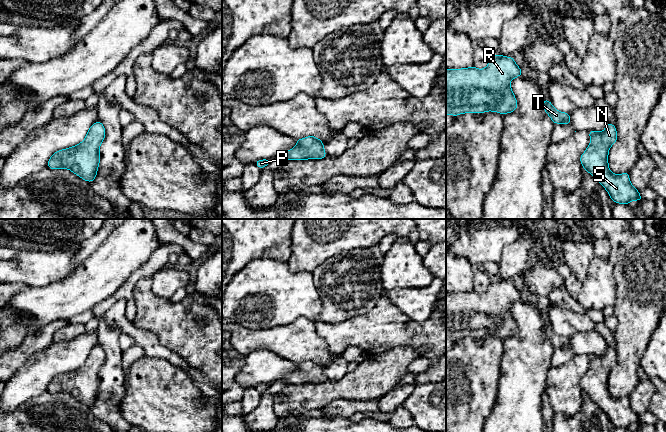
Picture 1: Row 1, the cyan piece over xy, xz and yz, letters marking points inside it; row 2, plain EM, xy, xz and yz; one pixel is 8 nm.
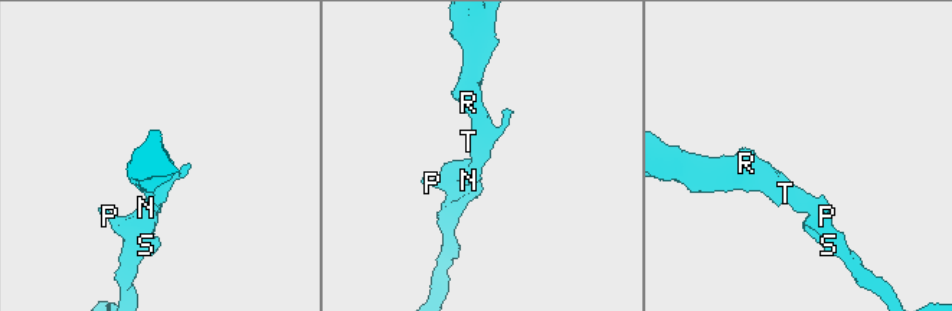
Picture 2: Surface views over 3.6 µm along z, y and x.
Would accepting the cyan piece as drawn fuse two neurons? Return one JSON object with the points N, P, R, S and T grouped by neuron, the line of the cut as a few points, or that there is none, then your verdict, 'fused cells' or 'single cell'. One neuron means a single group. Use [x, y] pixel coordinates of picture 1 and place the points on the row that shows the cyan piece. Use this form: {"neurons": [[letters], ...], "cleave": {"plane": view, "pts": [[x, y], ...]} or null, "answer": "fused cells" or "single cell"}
{"neurons": [["N", "P", "R", "S", "T"]], "cleave": null, "answer": "single cell"}

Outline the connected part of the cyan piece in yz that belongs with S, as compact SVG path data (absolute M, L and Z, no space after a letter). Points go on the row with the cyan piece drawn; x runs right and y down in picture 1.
M607 123L602 133L588 131L591 143L581 155L580 162L601 185L609 192L610 198L615 203L629 204L632 200L643 199L629 180L629 173L614 175L608 166L608 152L613 143L617 141L615 125Z

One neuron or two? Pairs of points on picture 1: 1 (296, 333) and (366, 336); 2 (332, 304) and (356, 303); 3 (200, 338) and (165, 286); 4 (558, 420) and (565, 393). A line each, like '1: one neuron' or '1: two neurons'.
1: two neurons
2: one neuron
3: two neurons
4: two neurons

